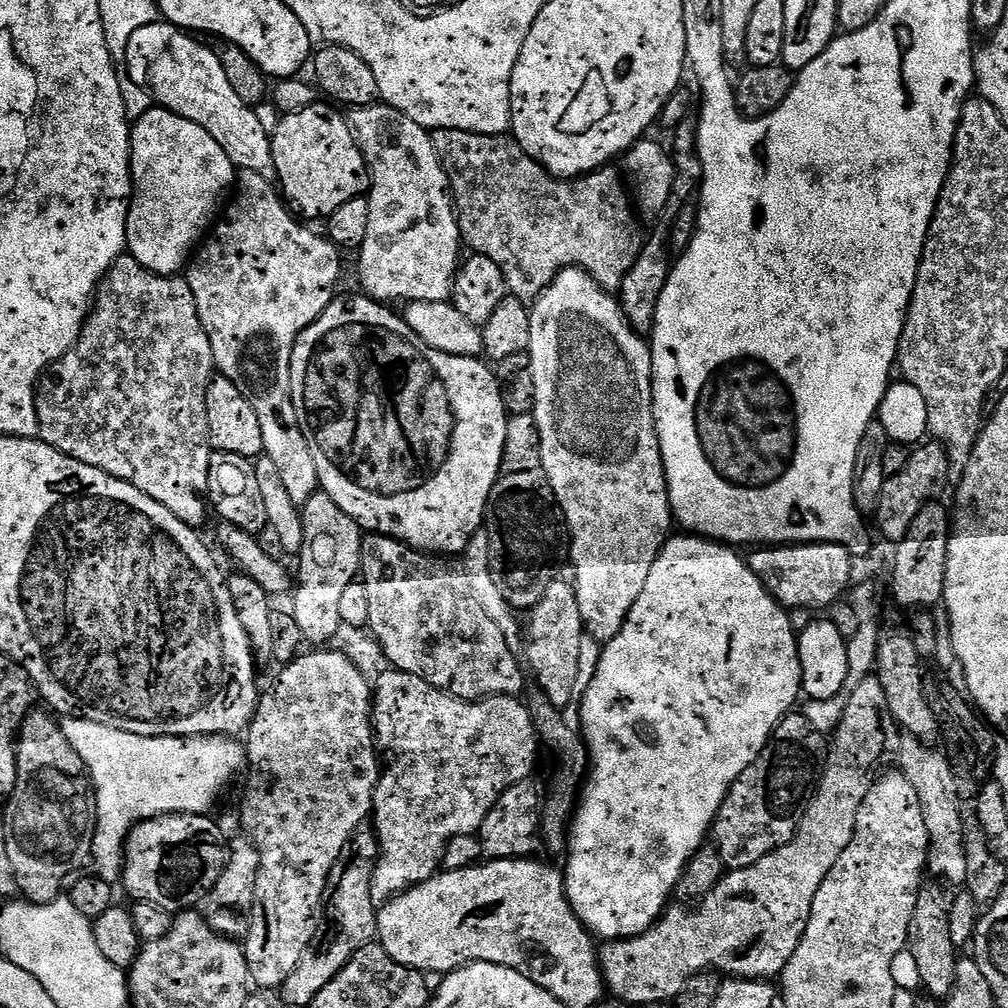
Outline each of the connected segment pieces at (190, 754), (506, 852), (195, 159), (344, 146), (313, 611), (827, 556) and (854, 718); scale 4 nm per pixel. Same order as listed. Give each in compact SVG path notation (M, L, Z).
M66 716L59 721L62 734L74 746L74 750L82 758L86 775L90 781L91 791L94 793L94 835L92 837L92 855L90 857L91 871L106 882L115 885L121 879L124 871L124 846L128 842L128 833L142 820L153 820L155 816L170 816L173 814L208 814L213 810L216 799L224 792L224 787L235 778L239 777L246 768L246 748L239 739L230 736L139 736L122 730L114 730L110 726L102 726L98 722L81 720L79 716Z
M529 778L510 786L498 798L498 802L486 814L486 822L482 822L478 839L480 854L485 861L490 860L519 860L533 855L532 852L539 842L542 829L540 815L546 810L544 804L544 788Z
M153 106L142 119L131 125L131 129L132 202L128 205L126 252L154 274L174 276L185 271L190 257L215 225L222 208L220 199L227 192L229 195L238 169L226 150L222 150L222 146L218 146L218 142L214 142L202 126L174 114L168 108Z
M314 102L306 110L298 110L298 114L281 115L275 132L271 133L279 191L305 221L323 221L334 214L338 206L350 202L350 198L365 195L370 184L364 156L356 144L347 115L324 104Z
M317 490L302 505L304 541L298 553L300 559L300 585L292 600L290 613L298 622L301 638L312 646L328 646L333 643L341 624L338 609L346 586L357 583L362 550L362 529L350 514L346 514L322 490Z
M841 544L760 546L749 552L752 553L747 553L746 559L750 570L754 570L762 586L766 586L769 594L786 610L793 610L792 608L827 610L839 600L845 599L853 583L854 557Z
M871 675L855 684L851 690L852 693L847 693L848 701L844 704L844 713L836 728L836 737L833 740L831 737L819 785L812 793L808 809L804 811L790 842L766 854L766 858L754 862L754 866L729 871L720 879L718 886L714 886L710 895L697 903L700 905L693 912L688 908L669 906L641 936L601 943L598 948L600 971L611 999L621 1000L629 1006L664 1004L667 1000L669 1003L682 994L682 986L686 986L691 976L712 969L728 978L761 981L771 981L784 971L790 958L794 958L794 950L798 950L802 942L802 934L806 934L806 922L810 922L810 910L814 906L814 894L818 894L818 886L826 882L826 874L834 870L834 862L838 862L838 858L842 858L842 850L850 846L850 838L854 838L858 822L858 810L862 810L862 802L881 771L880 763L887 758L888 751L892 747L893 751L898 744L898 725L886 702L886 690L882 690L882 682Z

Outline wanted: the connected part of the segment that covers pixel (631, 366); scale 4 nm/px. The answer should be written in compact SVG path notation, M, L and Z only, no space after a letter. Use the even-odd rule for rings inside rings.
M567 268L559 272L550 282L550 286L541 296L536 297L530 308L530 342L526 353L532 363L532 395L531 415L538 422L540 449L542 450L542 466L546 470L546 478L556 495L556 501L568 523L568 534L572 537L570 549L570 569L576 575L574 587L578 598L578 610L582 614L584 631L591 639L607 642L622 630L625 618L630 614L634 602L638 602L638 594L646 586L646 578L650 578L650 566L658 558L666 537L673 531L674 517L670 498L666 470L662 462L662 450L656 433L656 419L652 409L652 350L649 341L641 333L632 329L620 308L620 301L598 286L598 282L588 272L580 268Z

